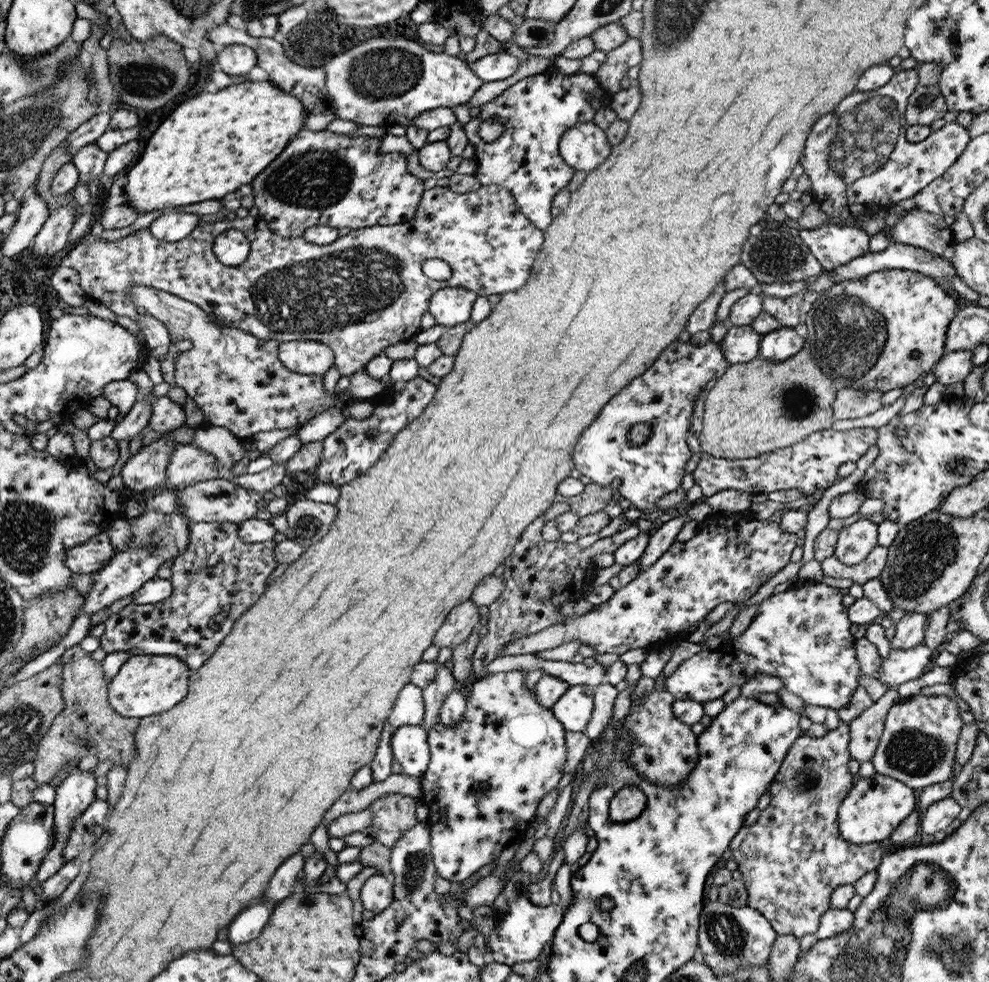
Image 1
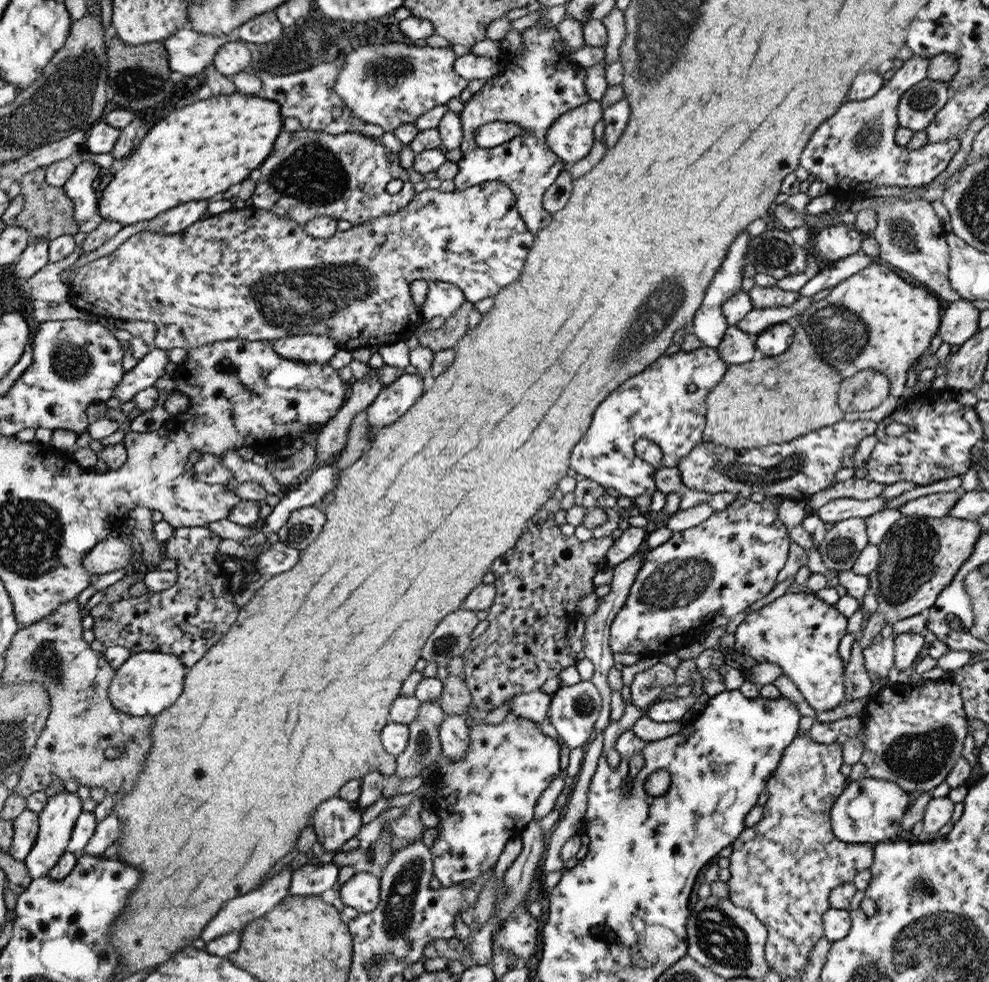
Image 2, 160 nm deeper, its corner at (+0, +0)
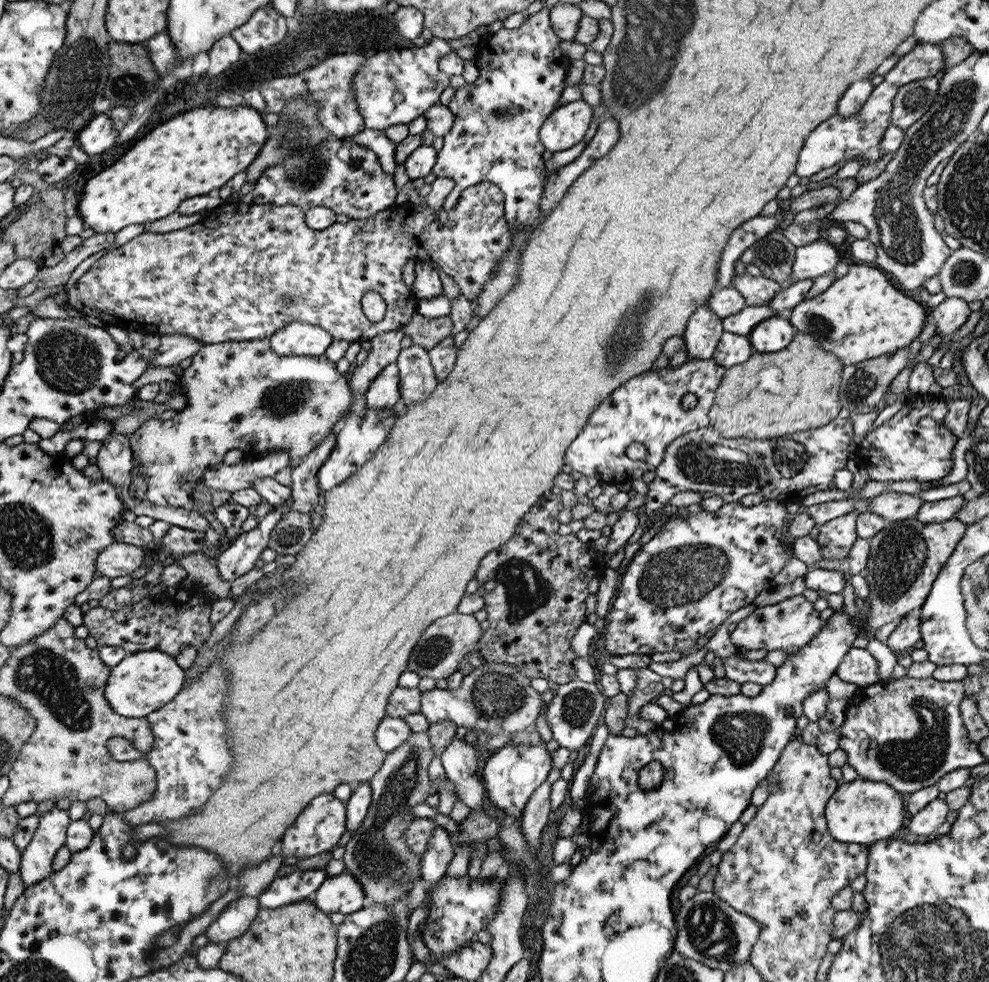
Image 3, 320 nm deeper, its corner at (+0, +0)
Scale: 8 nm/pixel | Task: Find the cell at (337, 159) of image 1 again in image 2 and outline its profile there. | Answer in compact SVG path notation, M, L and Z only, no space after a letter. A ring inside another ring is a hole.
M301 128L300 130L288 132L281 130L277 136L276 144L273 150L273 154L261 164L261 176L256 182L256 190L251 196L252 206L270 211L275 215L284 217L287 216L289 219L295 220L299 225L304 226L309 222L310 219L316 219L319 216L330 216L334 220L348 220L352 225L365 223L370 219L378 219L382 215L389 215L390 213L397 213L398 211L406 208L407 204L412 202L414 198L414 188L408 180L408 174L401 164L399 155L392 155L390 150L386 149L386 146L382 145L382 141L379 137L364 136L361 132L345 132L344 134L333 134L322 131L311 131ZM392 180L402 180L402 188L396 194L390 194L386 189L386 184L392 182Z

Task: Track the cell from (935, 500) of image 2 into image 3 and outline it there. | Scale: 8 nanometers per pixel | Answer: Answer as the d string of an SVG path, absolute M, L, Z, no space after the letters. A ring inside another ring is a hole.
M886 492L876 498L870 498L870 513L882 519L897 521L918 516L918 510L924 504L923 500L915 495Z

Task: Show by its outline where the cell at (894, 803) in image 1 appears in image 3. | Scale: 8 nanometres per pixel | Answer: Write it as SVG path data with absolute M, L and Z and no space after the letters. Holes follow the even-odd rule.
M859 778L838 785L825 806L825 819L828 832L838 842L861 847L892 838L904 824L904 810L900 792L890 784Z

